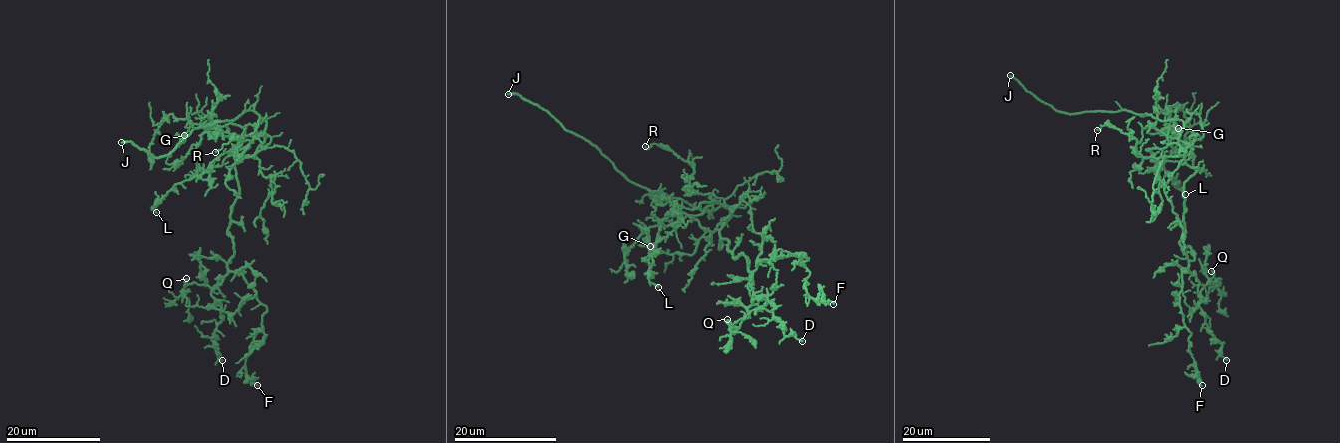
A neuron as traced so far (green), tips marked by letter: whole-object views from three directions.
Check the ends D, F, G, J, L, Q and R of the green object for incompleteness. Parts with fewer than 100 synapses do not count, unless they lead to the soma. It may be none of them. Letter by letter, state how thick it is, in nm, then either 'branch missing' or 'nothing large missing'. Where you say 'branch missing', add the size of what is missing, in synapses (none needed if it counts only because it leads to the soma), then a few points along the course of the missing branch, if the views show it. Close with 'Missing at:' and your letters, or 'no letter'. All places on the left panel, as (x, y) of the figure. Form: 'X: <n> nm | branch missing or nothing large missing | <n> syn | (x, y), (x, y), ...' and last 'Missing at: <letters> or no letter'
D: 200 nm | nothing large missing
F: 110 nm | nothing large missing
G: 140 nm | nothing large missing
J: 240 nm | branch missing | (121, 142), (109, 145), (90, 143), (59, 162), (43, 159)
L: 200 nm | nothing large missing
Q: 200 nm | nothing large missing
R: 110 nm | nothing large missing
Missing at: J

